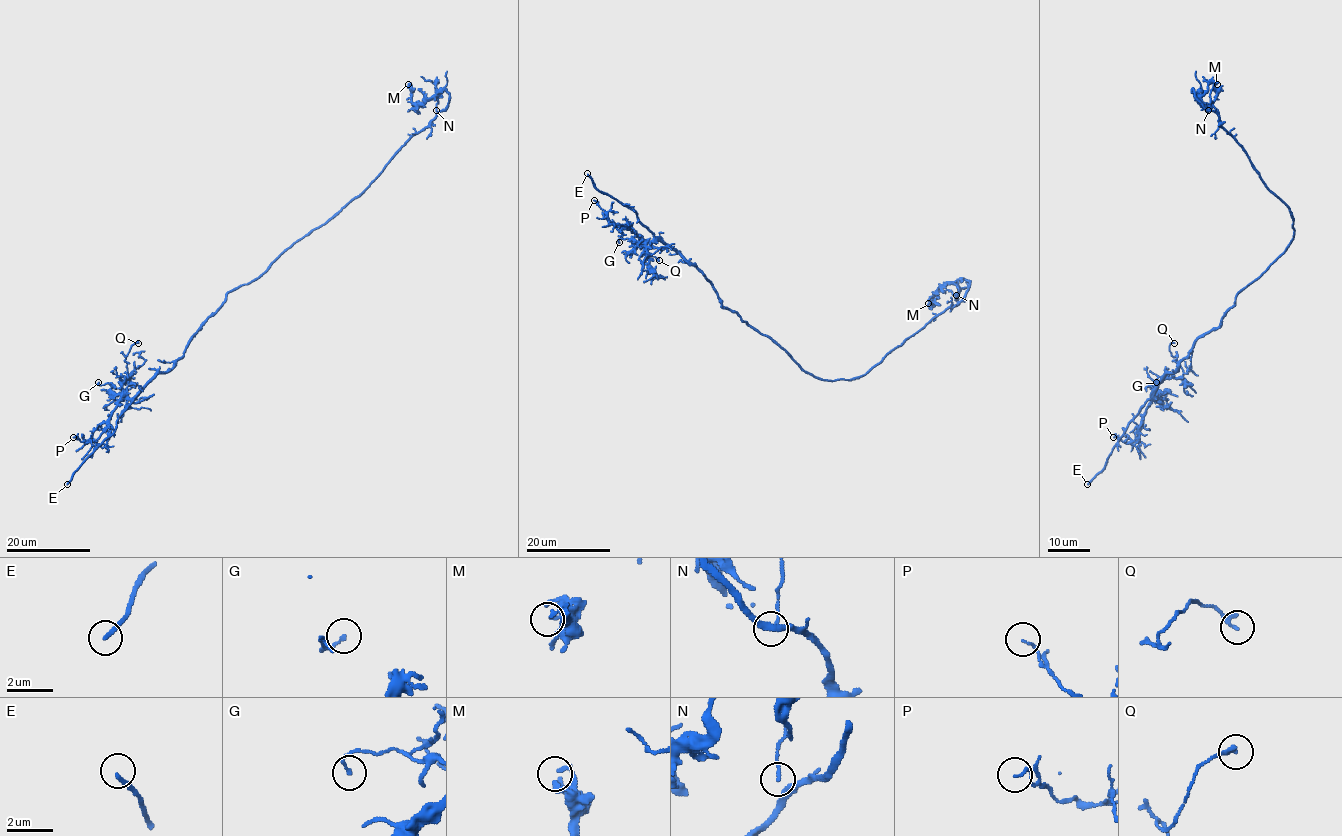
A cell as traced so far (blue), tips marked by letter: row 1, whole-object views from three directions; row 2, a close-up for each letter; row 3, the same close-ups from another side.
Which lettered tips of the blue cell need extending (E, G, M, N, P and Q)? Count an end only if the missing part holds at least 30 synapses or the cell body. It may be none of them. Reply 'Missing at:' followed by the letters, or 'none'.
Missing at: E

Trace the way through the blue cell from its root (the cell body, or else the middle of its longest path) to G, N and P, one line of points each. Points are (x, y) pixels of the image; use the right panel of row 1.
G: (1270, 266), (1236, 294), (1222, 323), (1203, 333), (1161, 379), (1154, 398), (1156, 382)
N: (1270, 266), (1291, 243), (1292, 213), (1265, 185), (1219, 116), (1192, 91), (1201, 95), (1211, 83), (1208, 110)
P: (1270, 266), (1236, 294), (1222, 323), (1203, 333), (1180, 365), (1161, 379), (1135, 438), (1126, 442), (1113, 437)

